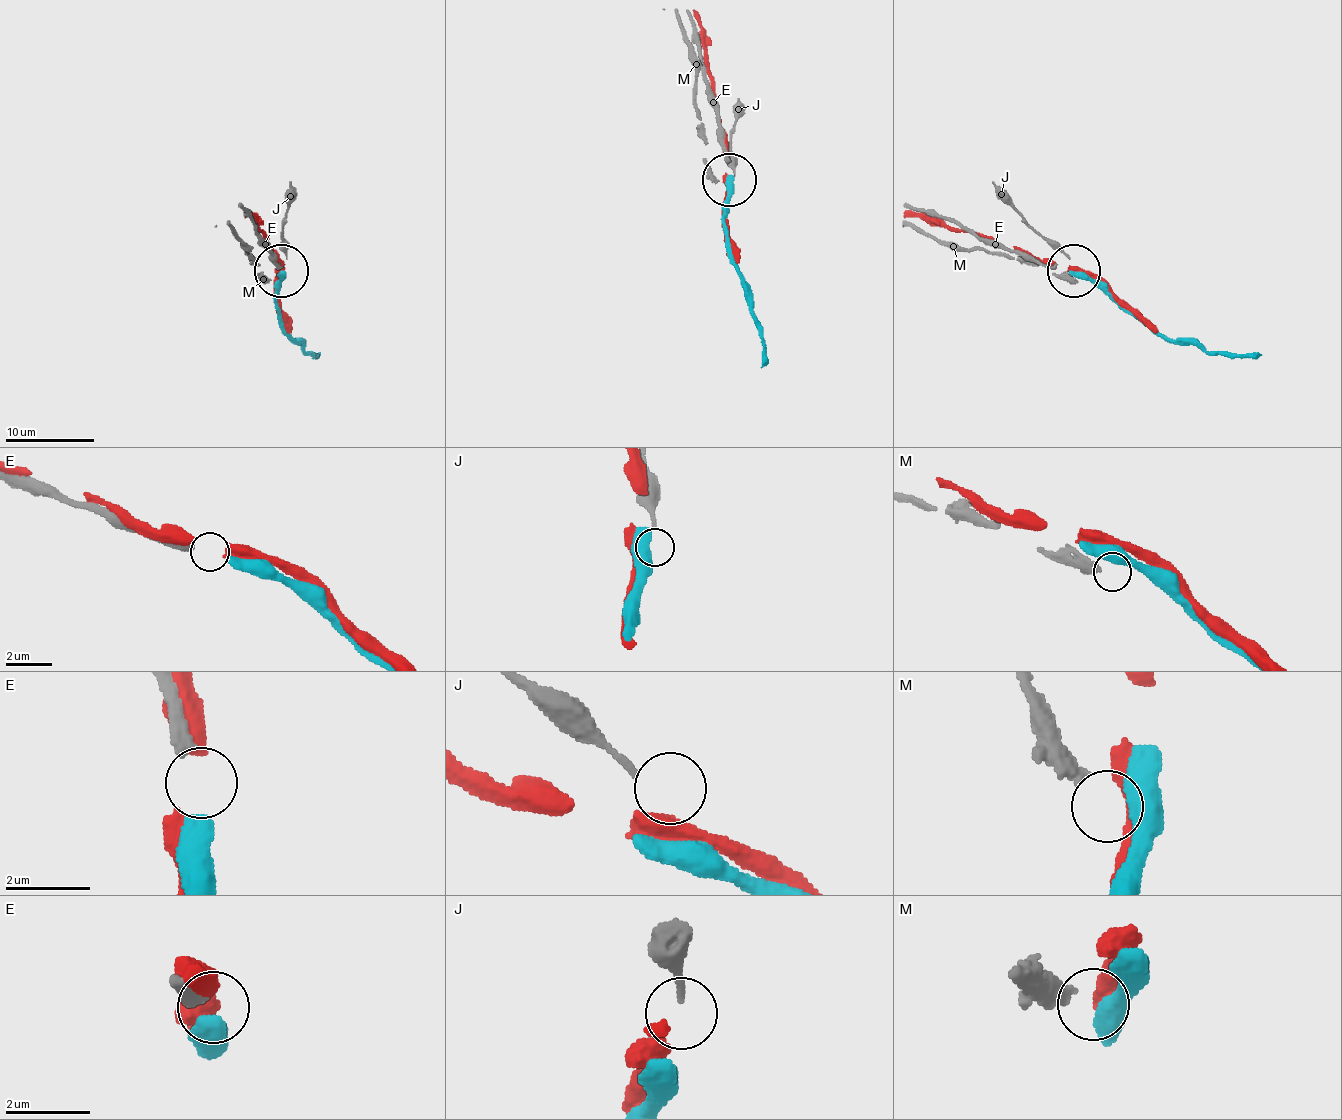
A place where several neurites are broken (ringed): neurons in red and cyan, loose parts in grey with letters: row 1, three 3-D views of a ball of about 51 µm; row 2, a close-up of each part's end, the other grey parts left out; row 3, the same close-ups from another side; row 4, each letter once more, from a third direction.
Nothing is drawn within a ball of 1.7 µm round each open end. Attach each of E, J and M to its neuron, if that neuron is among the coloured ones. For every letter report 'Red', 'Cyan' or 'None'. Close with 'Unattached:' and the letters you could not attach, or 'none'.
E: Cyan
J: None
M: None
Unattached: J, M

